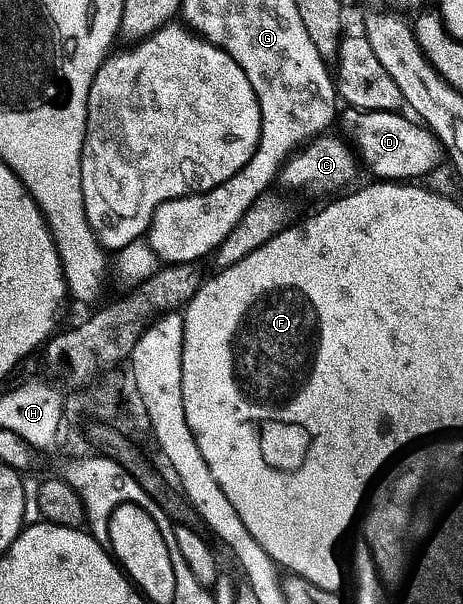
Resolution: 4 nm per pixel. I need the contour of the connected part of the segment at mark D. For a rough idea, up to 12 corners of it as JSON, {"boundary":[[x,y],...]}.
{"boundary":[[351,108],[343,133],[377,179],[424,180],[435,134],[403,113]]}

